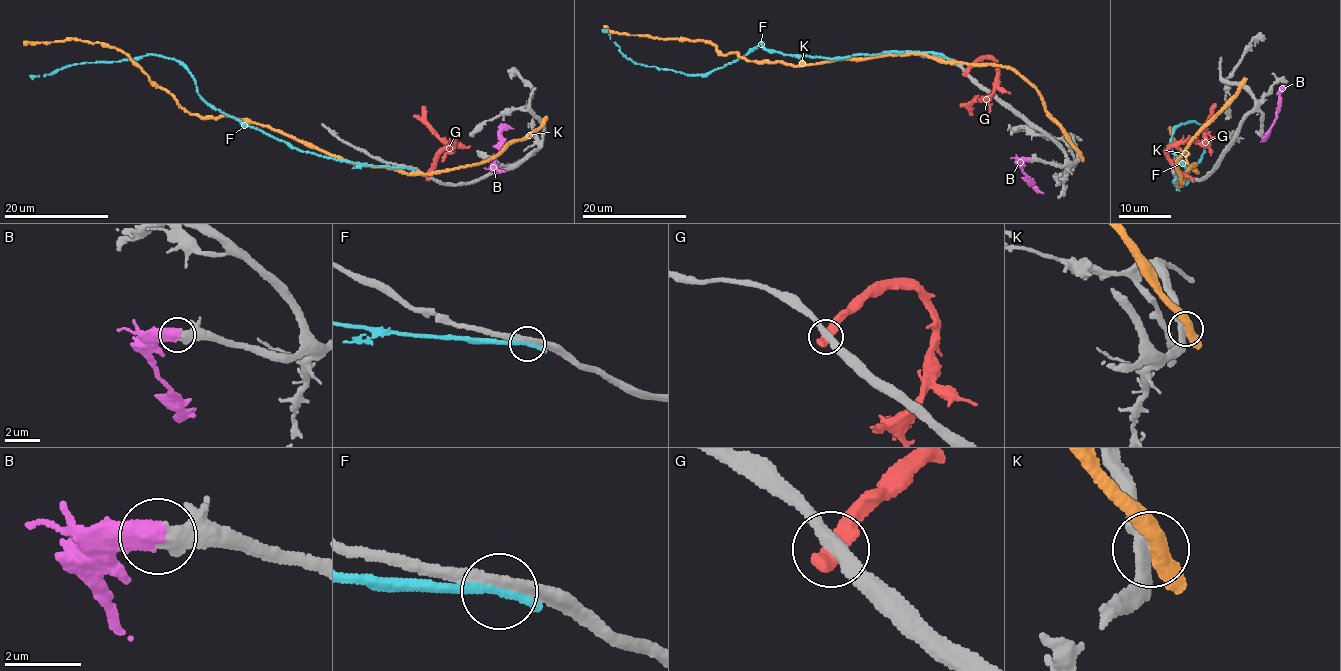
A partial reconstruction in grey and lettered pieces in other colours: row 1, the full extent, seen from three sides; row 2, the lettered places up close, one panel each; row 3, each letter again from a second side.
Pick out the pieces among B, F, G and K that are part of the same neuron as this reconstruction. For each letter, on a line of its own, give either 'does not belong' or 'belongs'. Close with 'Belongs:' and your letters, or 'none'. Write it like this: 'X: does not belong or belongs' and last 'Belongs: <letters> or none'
B: belongs
F: does not belong
G: does not belong
K: does not belong
Belongs: B

